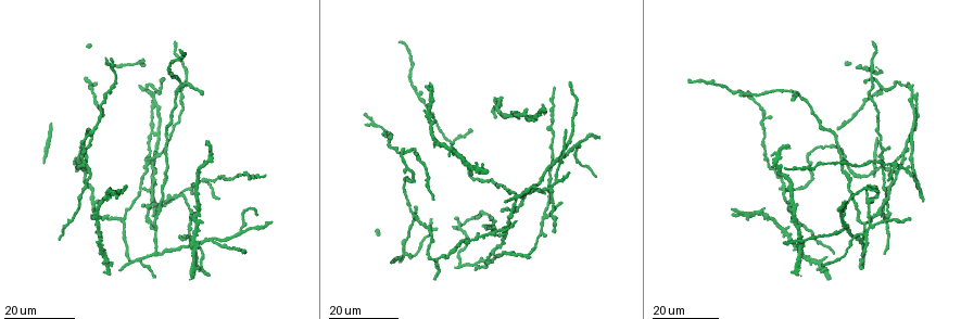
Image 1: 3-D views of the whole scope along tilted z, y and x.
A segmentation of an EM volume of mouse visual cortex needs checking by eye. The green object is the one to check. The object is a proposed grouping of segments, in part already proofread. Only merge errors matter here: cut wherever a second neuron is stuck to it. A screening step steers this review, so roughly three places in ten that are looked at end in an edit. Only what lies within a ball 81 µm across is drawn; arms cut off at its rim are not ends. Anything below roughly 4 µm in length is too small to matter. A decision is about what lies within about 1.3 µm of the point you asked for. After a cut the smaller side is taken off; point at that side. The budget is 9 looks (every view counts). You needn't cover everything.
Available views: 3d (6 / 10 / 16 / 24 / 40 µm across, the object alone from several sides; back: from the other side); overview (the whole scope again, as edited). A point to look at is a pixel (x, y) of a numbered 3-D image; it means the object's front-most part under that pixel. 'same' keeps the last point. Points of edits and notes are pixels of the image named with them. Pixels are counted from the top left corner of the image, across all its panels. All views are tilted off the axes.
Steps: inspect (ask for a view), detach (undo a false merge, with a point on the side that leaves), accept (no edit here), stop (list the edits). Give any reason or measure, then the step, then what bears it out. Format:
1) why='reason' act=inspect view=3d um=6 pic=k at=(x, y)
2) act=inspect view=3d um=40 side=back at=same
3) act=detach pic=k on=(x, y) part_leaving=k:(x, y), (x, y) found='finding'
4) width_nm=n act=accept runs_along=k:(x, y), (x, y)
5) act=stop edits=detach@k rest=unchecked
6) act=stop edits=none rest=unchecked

why='three arms meet' act=inspect view=3d um=24 pic=1 at=(543, 213)

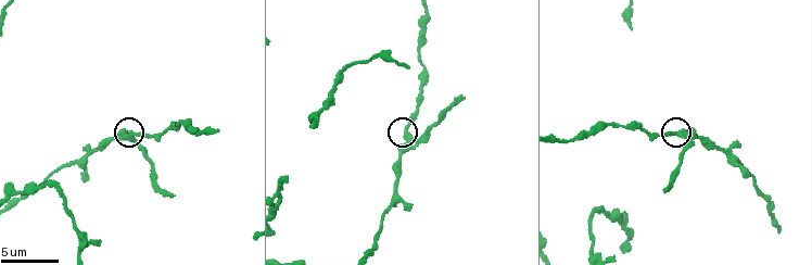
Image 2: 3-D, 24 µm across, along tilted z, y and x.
why='closer look' act=inspect view=3d um=10 pic=2 at=(131, 138)

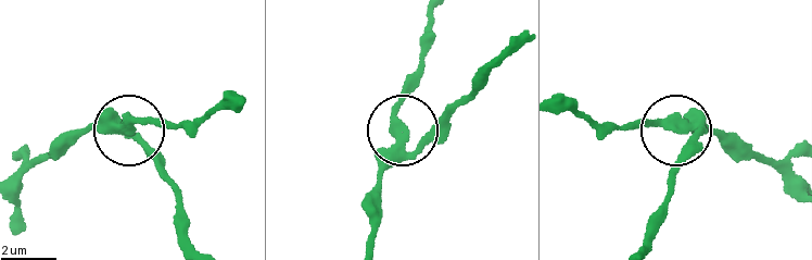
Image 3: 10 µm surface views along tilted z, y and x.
act=accept found='all the same neuron'

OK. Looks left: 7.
why='four-way junction' act=inspect view=3d um=24 pic=1 at=(179, 82)

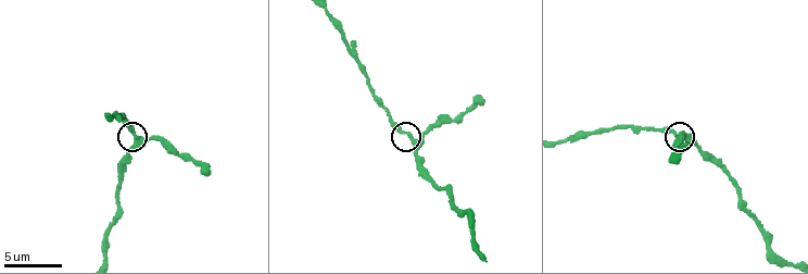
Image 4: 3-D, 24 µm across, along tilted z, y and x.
act=inspect view=3d um=6 pic=4 at=(141, 139)

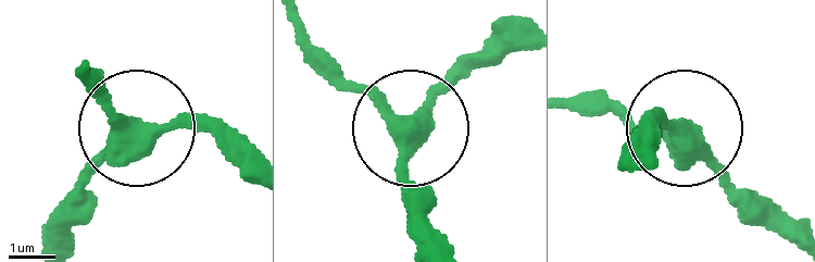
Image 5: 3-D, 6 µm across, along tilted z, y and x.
arms=4 act=accept found='continuous, no second neuron'

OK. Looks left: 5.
act=inspect view=3d um=16 pic=1 at=(433, 260)

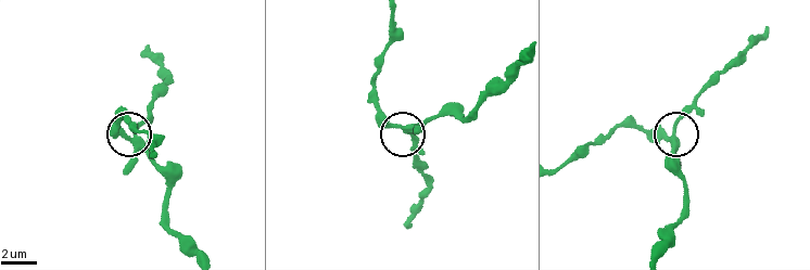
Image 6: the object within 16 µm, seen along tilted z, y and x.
act=inspect view=3d um=10 pic=6 at=(127, 139)

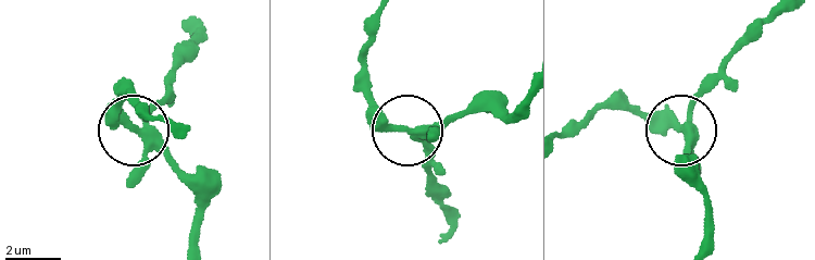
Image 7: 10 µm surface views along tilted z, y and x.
width_nm=290 act=accept runs_along=7:(701, 247), (703, 193), (681, 132), (694, 95), (713, 74) found='one neuron here'

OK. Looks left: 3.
why='four or more arms meet' act=inspect view=3d um=24 pic=1 at=(86, 162)

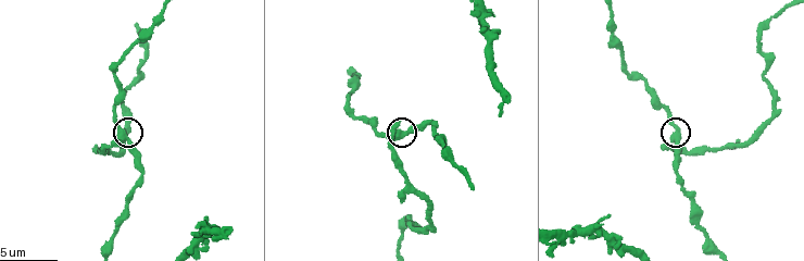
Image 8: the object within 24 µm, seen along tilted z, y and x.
why='zoom in' act=inspect view=3d um=6 pic=8 at=(677, 139)

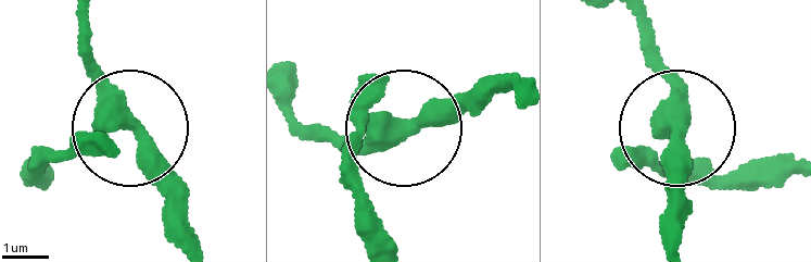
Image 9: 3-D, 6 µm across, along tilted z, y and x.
act=accept runs_along=9:(382, 242), (351, 148), (367, 113), (398, 123), (316, 144) found='continuous, no second neuron'

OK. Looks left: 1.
act=stop edits=none rest=unchecked

